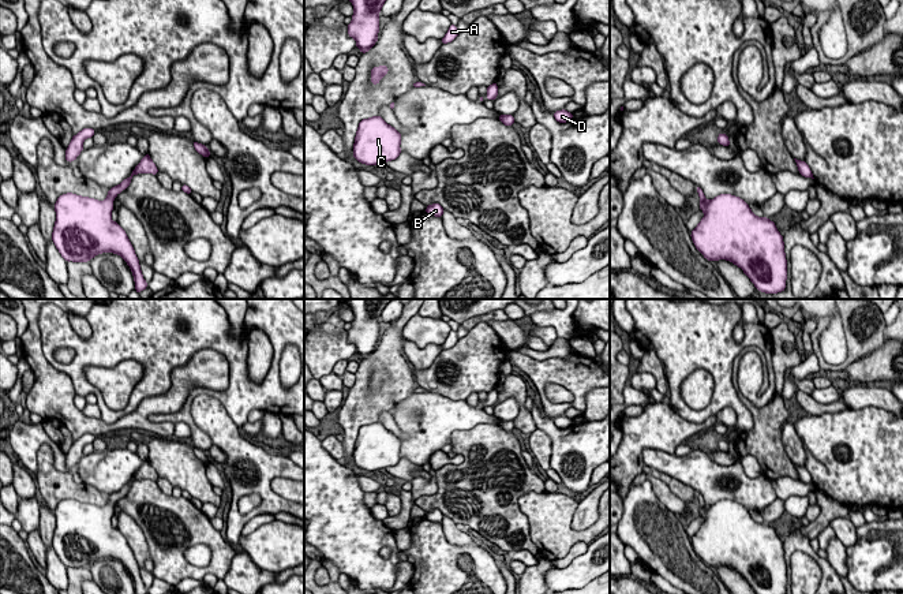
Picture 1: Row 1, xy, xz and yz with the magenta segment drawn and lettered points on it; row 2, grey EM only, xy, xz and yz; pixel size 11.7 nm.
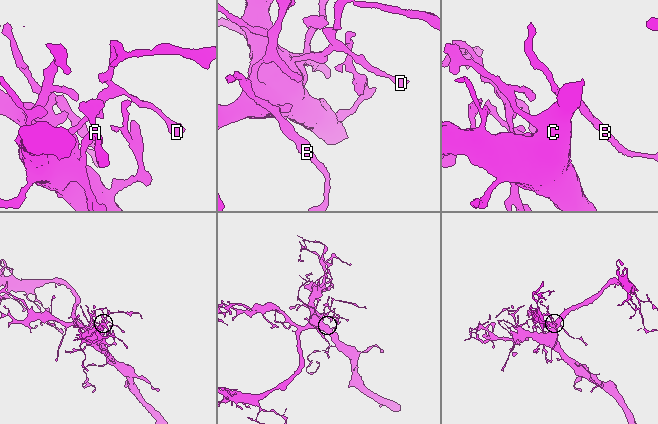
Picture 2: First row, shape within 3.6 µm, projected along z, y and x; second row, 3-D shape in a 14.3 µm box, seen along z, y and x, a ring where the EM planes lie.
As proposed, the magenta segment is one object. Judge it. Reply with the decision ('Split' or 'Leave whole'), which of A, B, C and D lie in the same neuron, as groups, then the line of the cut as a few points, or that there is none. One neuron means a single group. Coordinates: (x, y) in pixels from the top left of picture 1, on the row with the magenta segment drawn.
Leave whole. Groups: A B C D. No split

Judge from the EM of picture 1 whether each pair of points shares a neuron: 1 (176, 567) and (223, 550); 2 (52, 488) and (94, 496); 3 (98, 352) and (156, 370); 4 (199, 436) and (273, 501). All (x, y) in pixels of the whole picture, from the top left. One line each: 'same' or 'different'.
1: same
2: same
3: same
4: different

